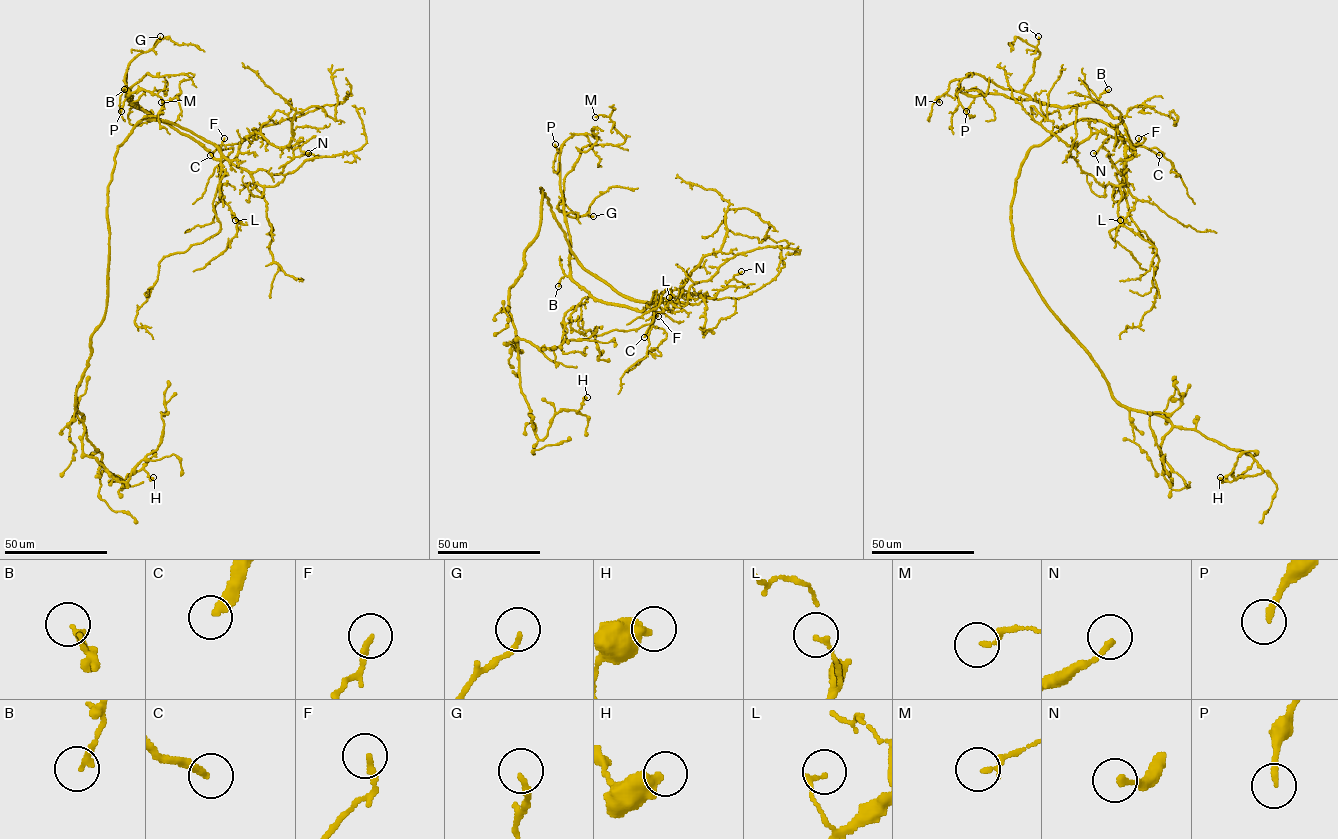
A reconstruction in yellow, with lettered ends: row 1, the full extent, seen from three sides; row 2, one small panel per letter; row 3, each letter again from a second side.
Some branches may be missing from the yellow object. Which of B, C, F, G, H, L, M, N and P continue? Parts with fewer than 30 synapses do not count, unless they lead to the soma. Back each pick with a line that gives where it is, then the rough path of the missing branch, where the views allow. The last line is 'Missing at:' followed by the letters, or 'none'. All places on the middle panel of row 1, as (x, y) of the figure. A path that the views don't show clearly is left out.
C: place (644, 337); course (644, 337), (623, 377), (620, 397), (618, 376), (616, 378)
Missing at: C

